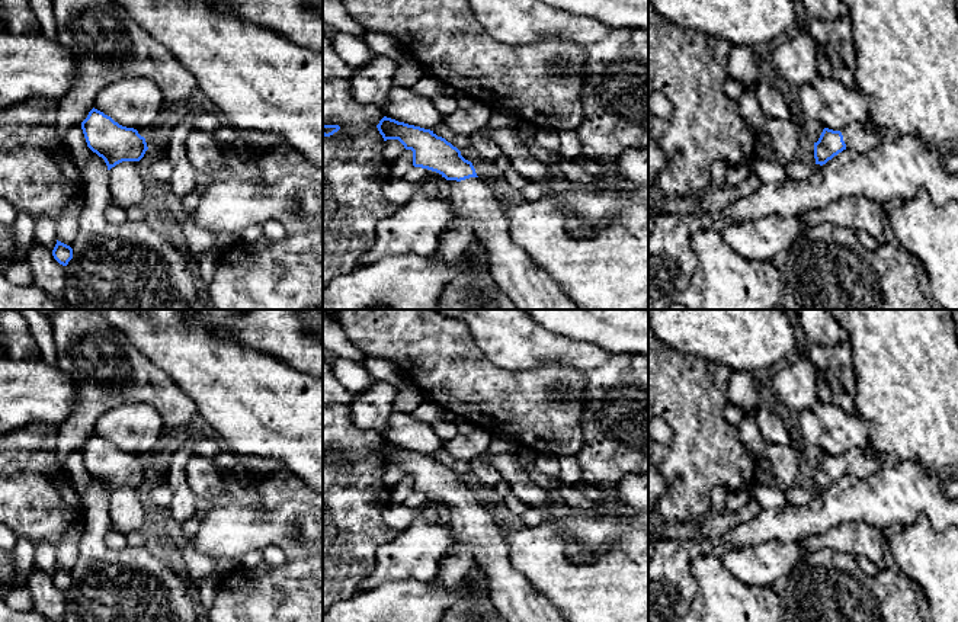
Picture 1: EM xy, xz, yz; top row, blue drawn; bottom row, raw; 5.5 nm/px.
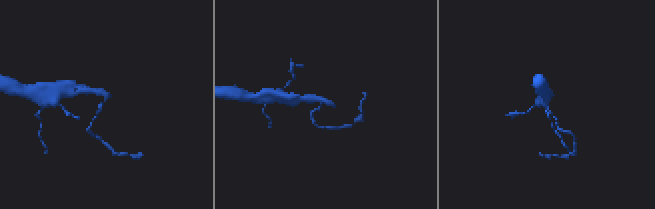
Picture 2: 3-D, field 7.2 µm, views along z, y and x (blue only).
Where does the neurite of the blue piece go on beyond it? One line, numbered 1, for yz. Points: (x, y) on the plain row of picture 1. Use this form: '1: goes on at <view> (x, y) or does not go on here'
1: goes on at yz (861, 464)

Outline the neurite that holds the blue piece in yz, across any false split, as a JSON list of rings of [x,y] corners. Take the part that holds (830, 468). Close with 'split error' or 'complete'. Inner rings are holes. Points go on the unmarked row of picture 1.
[[[850,449],[840,456],[824,453],[814,468],[816,490],[826,490],[843,475],[868,480],[881,471],[885,456],[869,451]]]; split error

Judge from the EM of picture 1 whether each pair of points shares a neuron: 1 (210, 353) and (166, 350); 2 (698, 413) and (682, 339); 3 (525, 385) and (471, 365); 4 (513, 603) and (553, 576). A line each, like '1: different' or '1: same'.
1: same
2: different
3: same
4: different

